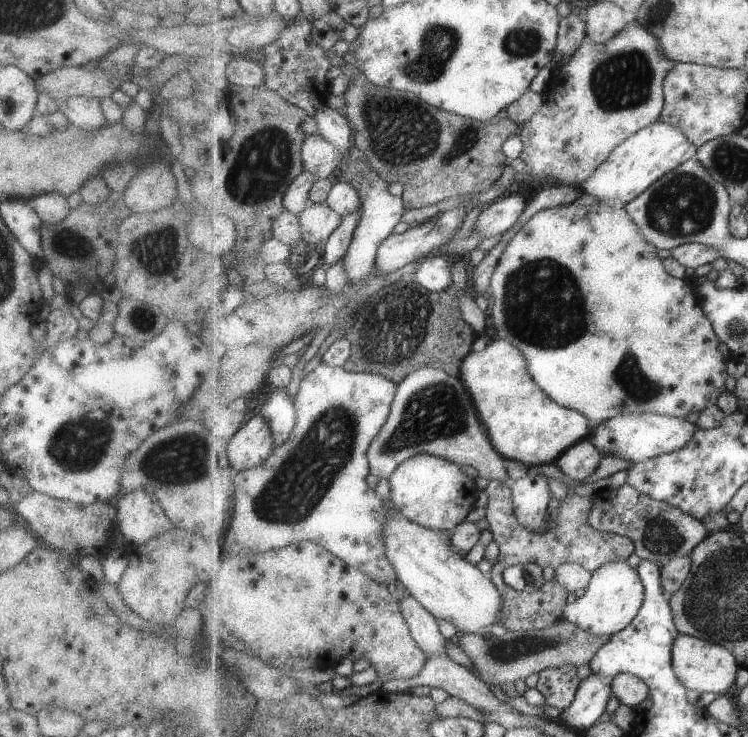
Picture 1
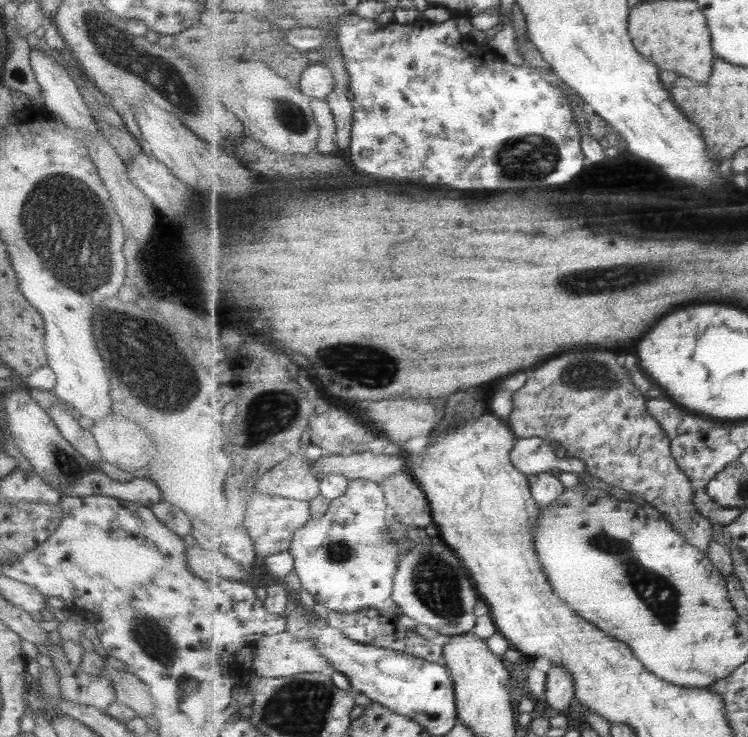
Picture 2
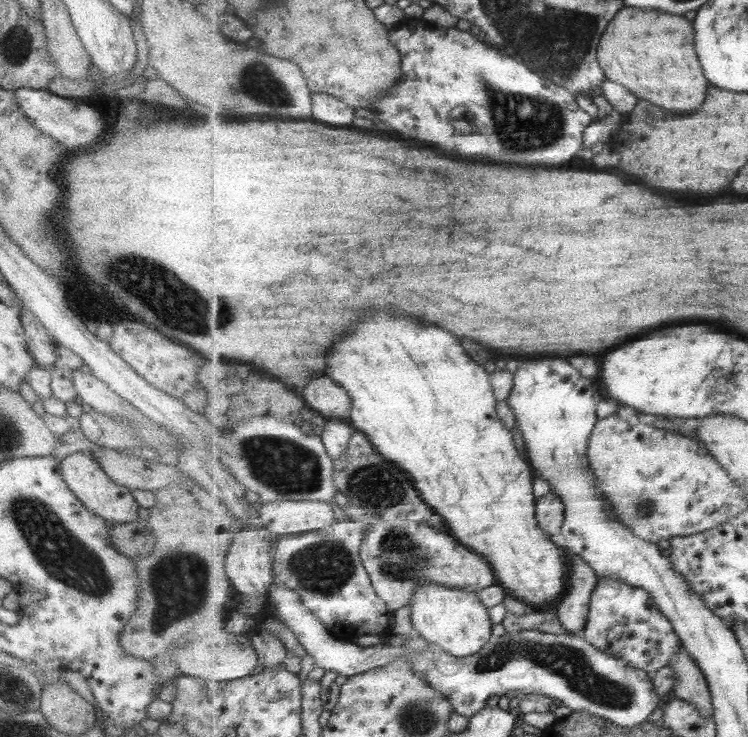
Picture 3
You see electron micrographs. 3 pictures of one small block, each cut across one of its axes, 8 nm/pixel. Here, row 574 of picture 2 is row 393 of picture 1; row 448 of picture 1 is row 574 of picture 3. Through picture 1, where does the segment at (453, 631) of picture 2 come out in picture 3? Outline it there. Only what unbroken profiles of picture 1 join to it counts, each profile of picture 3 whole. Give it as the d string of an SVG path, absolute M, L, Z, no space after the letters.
M402 517L370 524L360 555L376 593L385 599L393 612L409 605L416 588L427 581L477 593L498 582L494 568L483 555L459 544L453 536L447 536L447 532L437 530L427 522L408 521Z

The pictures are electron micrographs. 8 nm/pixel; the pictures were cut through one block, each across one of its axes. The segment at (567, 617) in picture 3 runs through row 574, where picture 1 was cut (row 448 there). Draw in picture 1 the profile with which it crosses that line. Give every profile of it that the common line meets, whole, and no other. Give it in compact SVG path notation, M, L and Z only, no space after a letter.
M587 438L565 451L555 464L567 478L581 482L599 468L599 462L603 457L603 452Z

